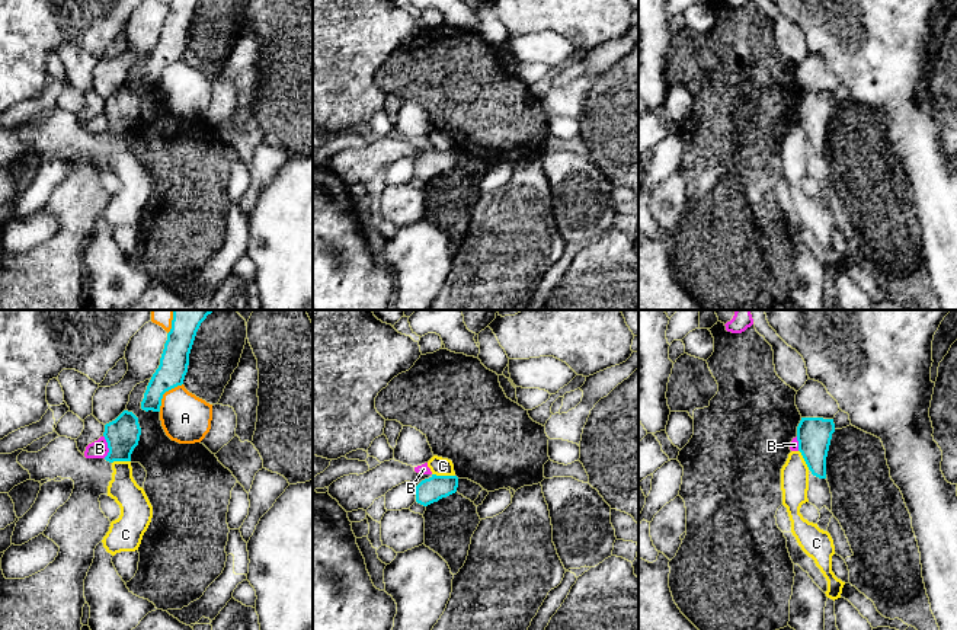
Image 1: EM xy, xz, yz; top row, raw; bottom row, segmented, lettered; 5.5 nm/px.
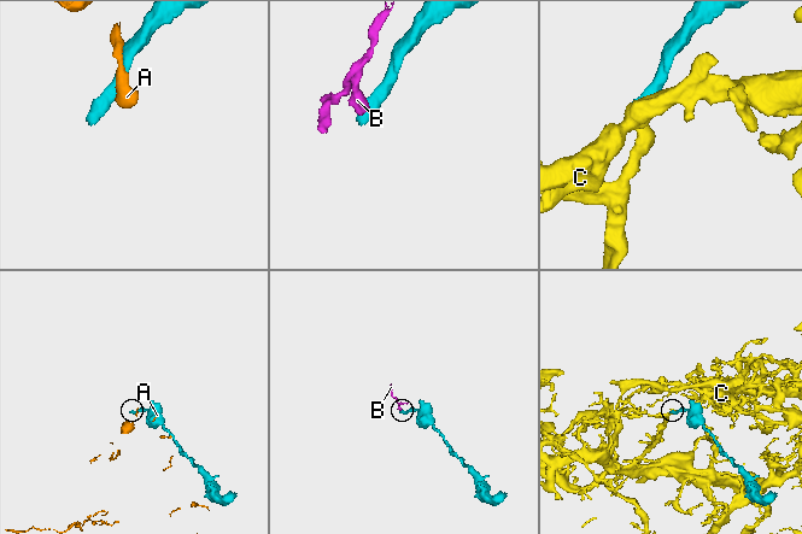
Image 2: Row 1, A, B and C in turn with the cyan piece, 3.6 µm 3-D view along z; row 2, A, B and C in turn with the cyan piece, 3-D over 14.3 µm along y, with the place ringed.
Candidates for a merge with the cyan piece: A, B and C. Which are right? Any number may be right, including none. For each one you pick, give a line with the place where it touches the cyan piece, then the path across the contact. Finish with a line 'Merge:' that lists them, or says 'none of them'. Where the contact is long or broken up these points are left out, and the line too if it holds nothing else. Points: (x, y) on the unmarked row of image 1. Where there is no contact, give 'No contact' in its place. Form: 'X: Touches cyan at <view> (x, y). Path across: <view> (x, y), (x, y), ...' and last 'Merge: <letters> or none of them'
Merge: none of them

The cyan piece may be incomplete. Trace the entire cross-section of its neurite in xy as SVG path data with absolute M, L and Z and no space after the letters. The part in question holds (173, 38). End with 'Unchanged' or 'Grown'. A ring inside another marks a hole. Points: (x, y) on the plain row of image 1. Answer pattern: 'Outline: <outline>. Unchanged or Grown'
Outline: M172 0L160 32L160 39L153 48L141 83L160 86L163 68L183 58L189 39L189 28L199 0Z. Unchanged

